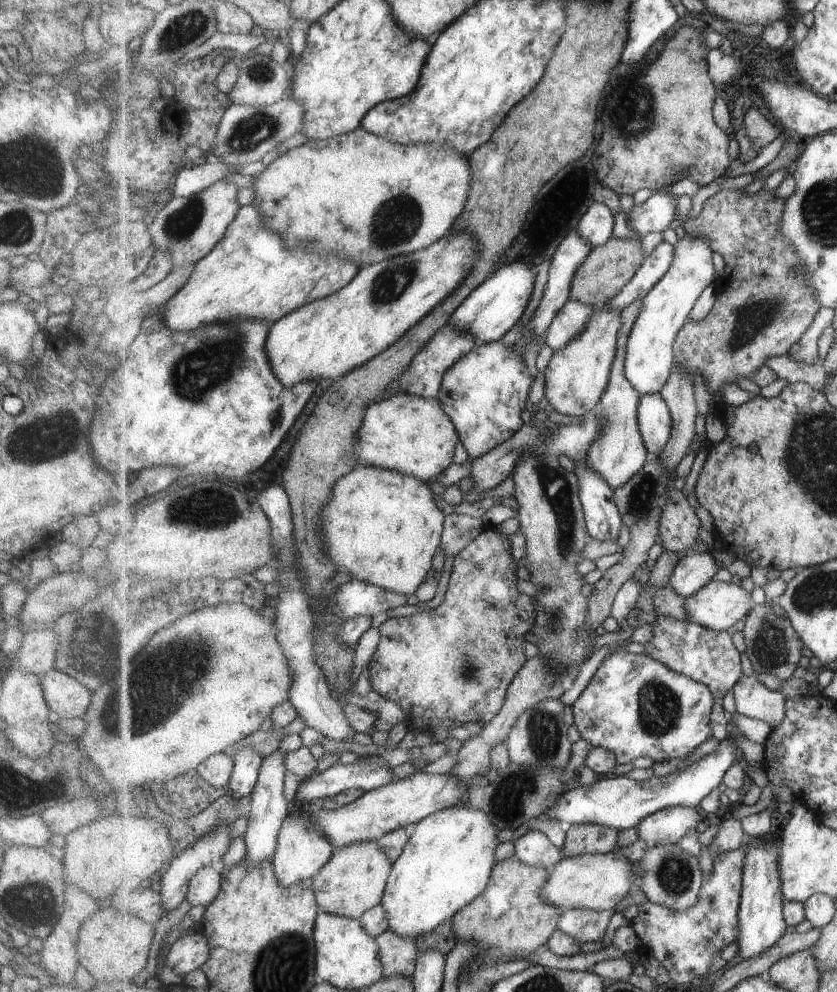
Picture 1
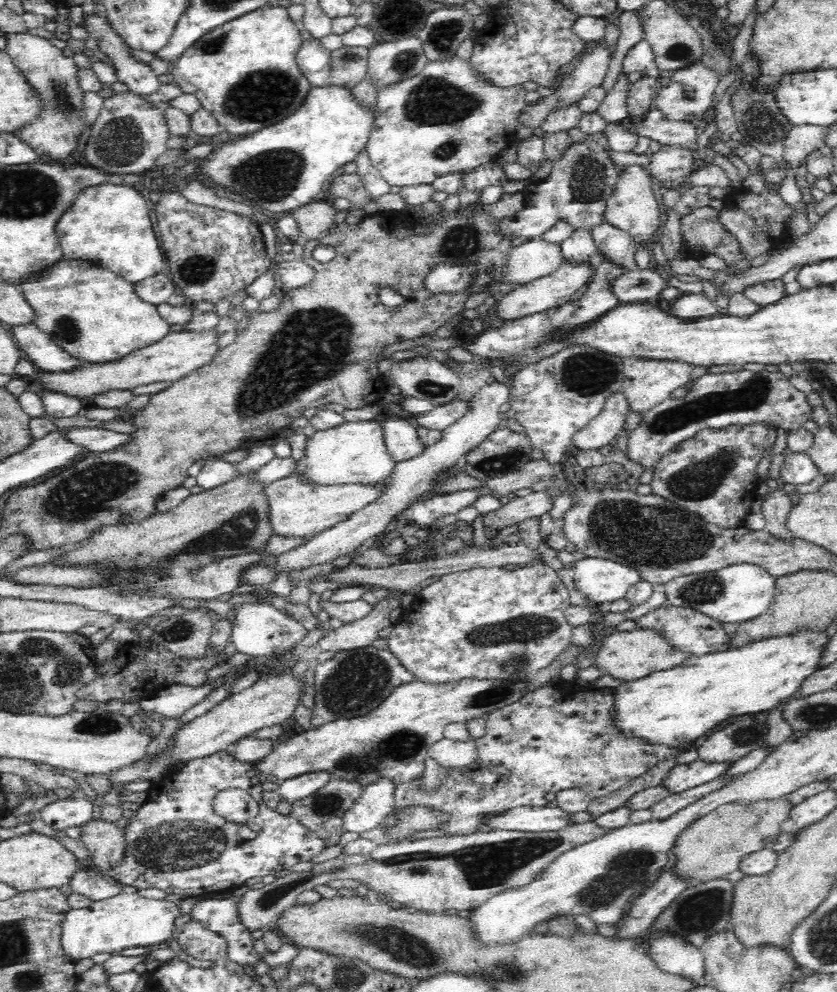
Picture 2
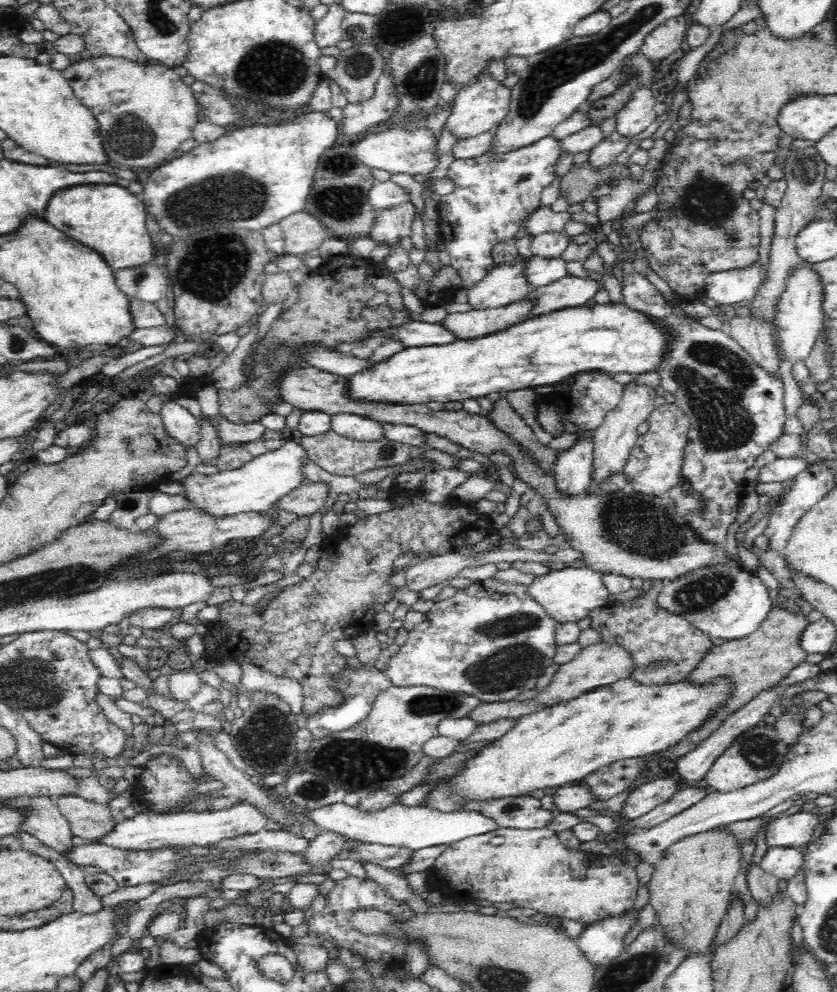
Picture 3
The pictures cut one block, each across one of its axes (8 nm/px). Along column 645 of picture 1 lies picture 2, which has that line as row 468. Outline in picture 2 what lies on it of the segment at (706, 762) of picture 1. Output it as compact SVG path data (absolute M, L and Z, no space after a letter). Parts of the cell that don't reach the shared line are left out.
M790 453L785 456L785 461L780 469L780 483L810 484L820 474L811 456L806 453Z

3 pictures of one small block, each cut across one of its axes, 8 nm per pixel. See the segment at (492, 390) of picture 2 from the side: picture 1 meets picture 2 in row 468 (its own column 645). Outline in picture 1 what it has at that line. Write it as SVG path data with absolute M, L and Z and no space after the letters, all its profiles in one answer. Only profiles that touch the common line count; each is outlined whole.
M645 393L640 398L638 421L646 449L657 457L670 439L673 421L667 402L661 393Z

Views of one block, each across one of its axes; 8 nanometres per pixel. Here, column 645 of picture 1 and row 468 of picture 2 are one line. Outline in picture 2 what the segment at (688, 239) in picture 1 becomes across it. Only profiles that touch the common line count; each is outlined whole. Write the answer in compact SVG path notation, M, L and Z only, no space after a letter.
M387 412L375 416L371 420L348 422L325 431L315 431L307 440L306 456L297 462L297 474L301 474L310 482L318 484L378 484L387 478L397 463L388 452L384 440L384 423Z

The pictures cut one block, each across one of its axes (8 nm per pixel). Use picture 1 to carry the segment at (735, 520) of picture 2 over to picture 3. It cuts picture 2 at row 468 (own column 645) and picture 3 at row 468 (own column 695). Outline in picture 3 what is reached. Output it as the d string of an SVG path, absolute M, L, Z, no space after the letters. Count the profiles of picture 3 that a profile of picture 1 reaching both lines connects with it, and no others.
M633 271L625 274L622 287L624 304L638 312L647 313L656 320L663 321L667 328L674 332L675 342L671 344L671 355L664 360L664 366L657 371L661 378L661 386L665 392L675 396L676 406L690 419L688 430L688 444L684 447L684 456L680 464L680 474L685 482L700 492L705 505L702 513L691 512L687 523L697 530L695 533L703 540L725 544L726 530L739 514L739 504L746 493L742 491L742 482L746 479L746 471L754 468L756 458L766 452L771 444L784 434L784 384L780 375L768 372L764 366L758 365L754 358L746 352L728 333L722 329L710 329L702 326L698 320L690 318L684 313L679 304L668 305L662 294L646 276Z

